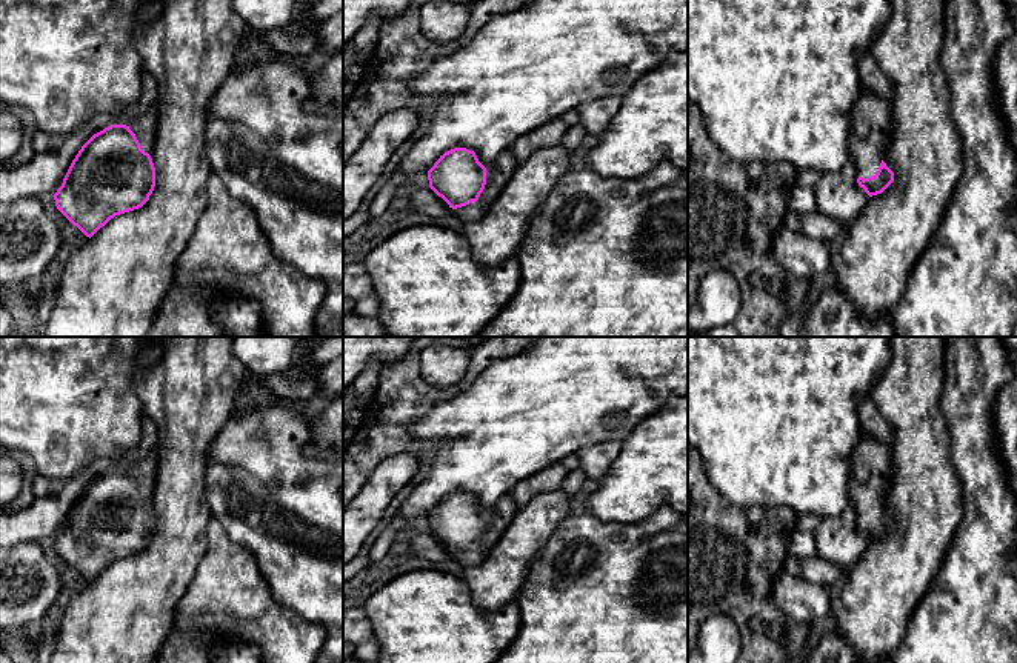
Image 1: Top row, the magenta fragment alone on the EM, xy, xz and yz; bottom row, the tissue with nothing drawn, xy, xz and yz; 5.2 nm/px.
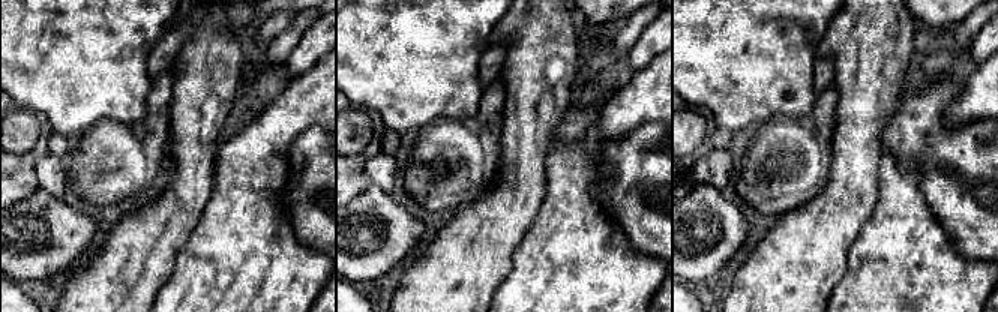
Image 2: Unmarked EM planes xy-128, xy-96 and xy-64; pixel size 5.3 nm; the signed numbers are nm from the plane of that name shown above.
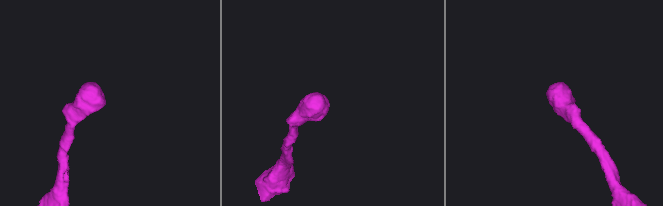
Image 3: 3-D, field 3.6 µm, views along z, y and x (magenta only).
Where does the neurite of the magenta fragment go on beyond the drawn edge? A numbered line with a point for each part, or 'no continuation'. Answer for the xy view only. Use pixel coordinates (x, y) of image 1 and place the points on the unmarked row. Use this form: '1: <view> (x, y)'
1: xy (145, 471)

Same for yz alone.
1: yz (871, 469)

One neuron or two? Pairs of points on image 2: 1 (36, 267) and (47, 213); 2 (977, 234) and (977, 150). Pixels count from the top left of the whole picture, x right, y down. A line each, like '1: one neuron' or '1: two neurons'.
1: one neuron
2: one neuron

